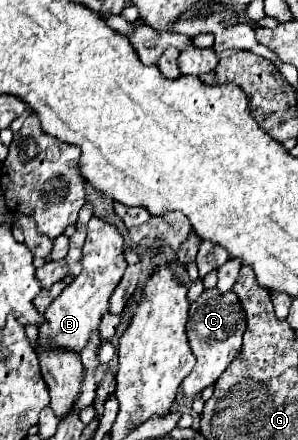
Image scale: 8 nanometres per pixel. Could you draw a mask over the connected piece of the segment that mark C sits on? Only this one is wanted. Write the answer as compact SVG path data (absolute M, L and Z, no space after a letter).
M209 289L209 291L203 291L197 301L191 303L187 337L189 337L193 355L197 357L197 363L193 371L181 383L181 391L187 399L195 399L205 387L217 381L217 377L227 369L229 361L233 361L235 353L241 349L243 333L245 333L245 313L233 291L219 293L217 289Z

